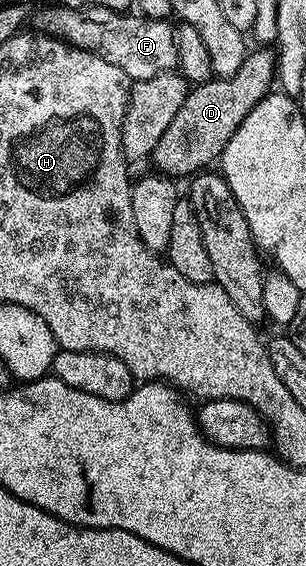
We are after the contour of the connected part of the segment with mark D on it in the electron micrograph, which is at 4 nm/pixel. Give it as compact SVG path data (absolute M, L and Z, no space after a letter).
M268 49L249 50L242 61L242 69L228 79L213 77L206 83L195 84L189 90L182 109L178 109L174 121L170 121L166 133L162 133L158 145L154 145L150 156L157 172L169 177L185 175L191 177L211 168L226 149L230 137L242 125L246 113L258 105L273 90L276 83L276 55Z

